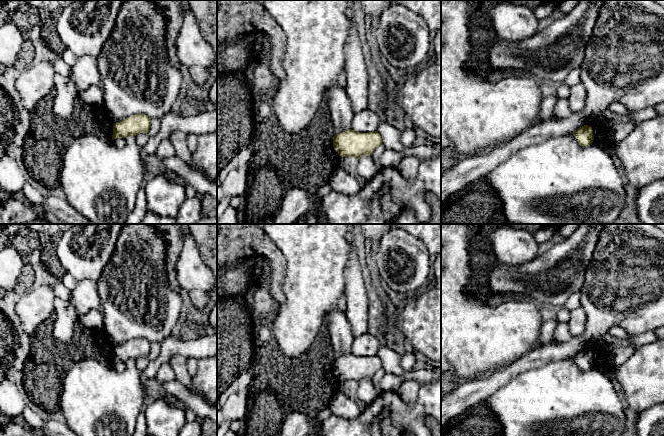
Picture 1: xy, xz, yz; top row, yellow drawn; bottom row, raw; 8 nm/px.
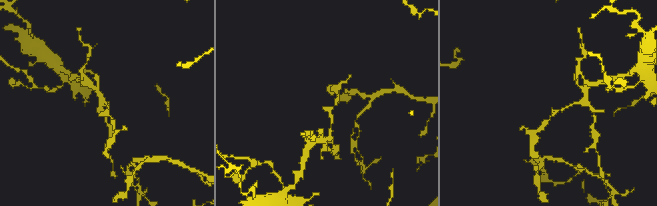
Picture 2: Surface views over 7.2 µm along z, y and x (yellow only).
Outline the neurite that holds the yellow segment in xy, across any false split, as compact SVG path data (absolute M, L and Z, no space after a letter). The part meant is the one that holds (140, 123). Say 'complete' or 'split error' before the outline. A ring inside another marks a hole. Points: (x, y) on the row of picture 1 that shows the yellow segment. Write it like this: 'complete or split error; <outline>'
complete; M145 114L132 115L113 125L112 140L116 138L127 138L136 136L139 133L148 133L151 124L151 118Z

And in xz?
complete; M349 129L333 136L333 147L341 157L359 159L364 155L372 155L380 144L382 138L377 131L361 133Z

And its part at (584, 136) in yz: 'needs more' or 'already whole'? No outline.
already whole

